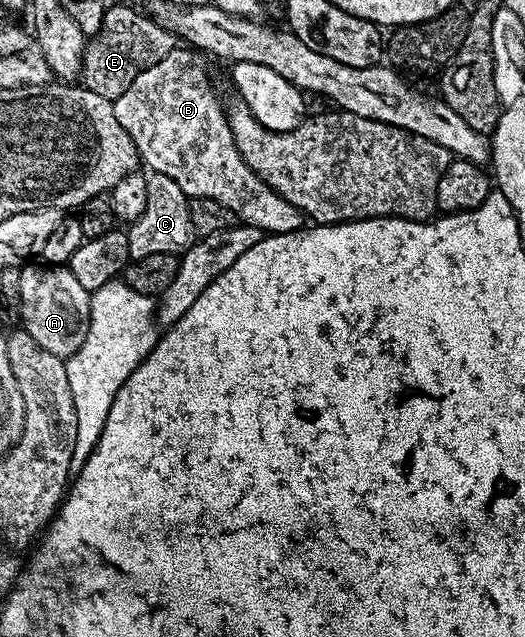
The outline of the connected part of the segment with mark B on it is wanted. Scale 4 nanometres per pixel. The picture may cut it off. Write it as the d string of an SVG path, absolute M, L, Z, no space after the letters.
M177 46L162 62L150 66L125 92L114 101L114 118L122 122L122 130L130 134L134 146L140 151L143 167L148 172L166 174L166 178L174 178L178 186L190 198L214 198L214 202L222 202L235 214L237 221L246 223L252 228L259 228L261 233L301 231L302 214L293 204L286 202L275 190L242 158L238 146L232 137L228 125L225 105L220 104L214 89L208 85L208 76L202 65L196 61L197 53L184 46Z

